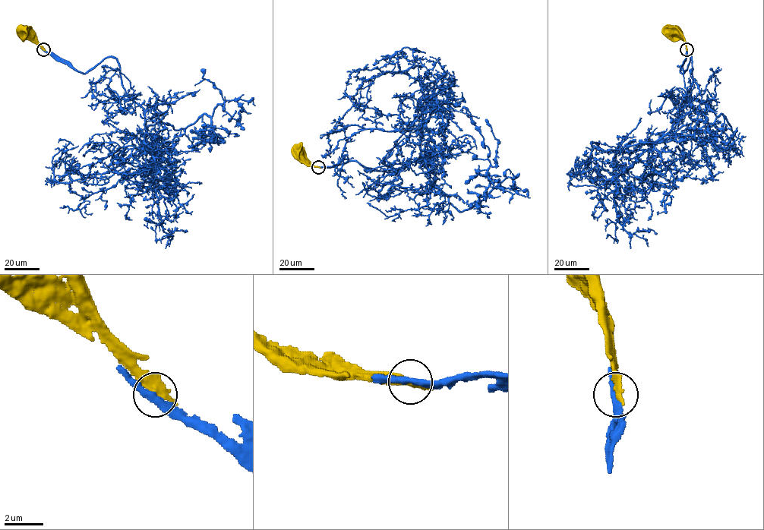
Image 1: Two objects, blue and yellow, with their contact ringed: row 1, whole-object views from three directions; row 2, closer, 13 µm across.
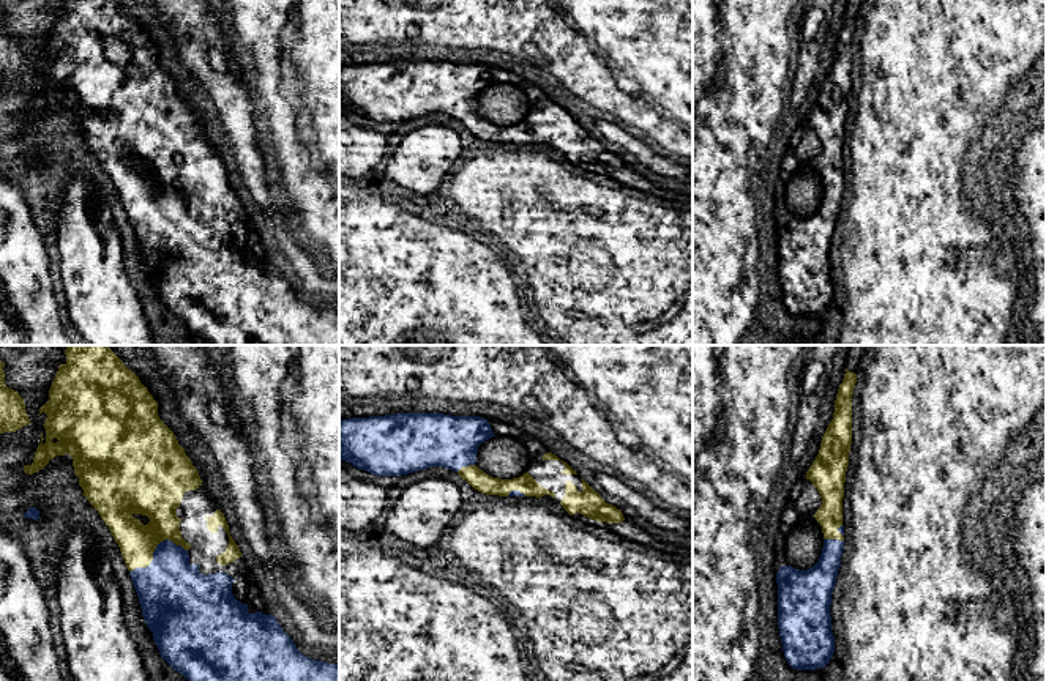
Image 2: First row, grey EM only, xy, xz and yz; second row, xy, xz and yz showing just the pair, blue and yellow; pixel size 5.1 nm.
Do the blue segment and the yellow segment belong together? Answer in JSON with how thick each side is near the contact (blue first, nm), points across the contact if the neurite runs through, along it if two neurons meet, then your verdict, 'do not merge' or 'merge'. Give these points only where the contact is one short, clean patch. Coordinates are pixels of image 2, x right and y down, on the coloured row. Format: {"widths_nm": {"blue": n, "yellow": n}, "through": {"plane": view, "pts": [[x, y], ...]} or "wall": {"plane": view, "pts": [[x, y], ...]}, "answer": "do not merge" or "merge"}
{"widths_nm": {"blue": 360, "yellow": 200}, "answer": "merge"}

